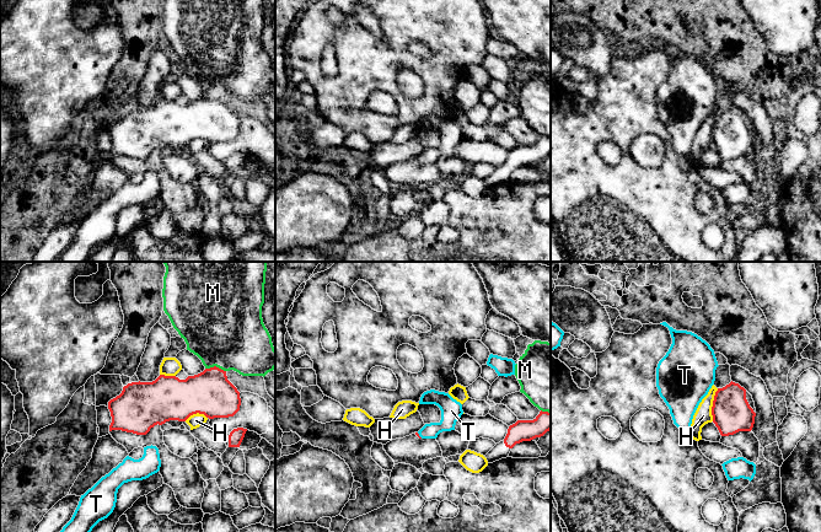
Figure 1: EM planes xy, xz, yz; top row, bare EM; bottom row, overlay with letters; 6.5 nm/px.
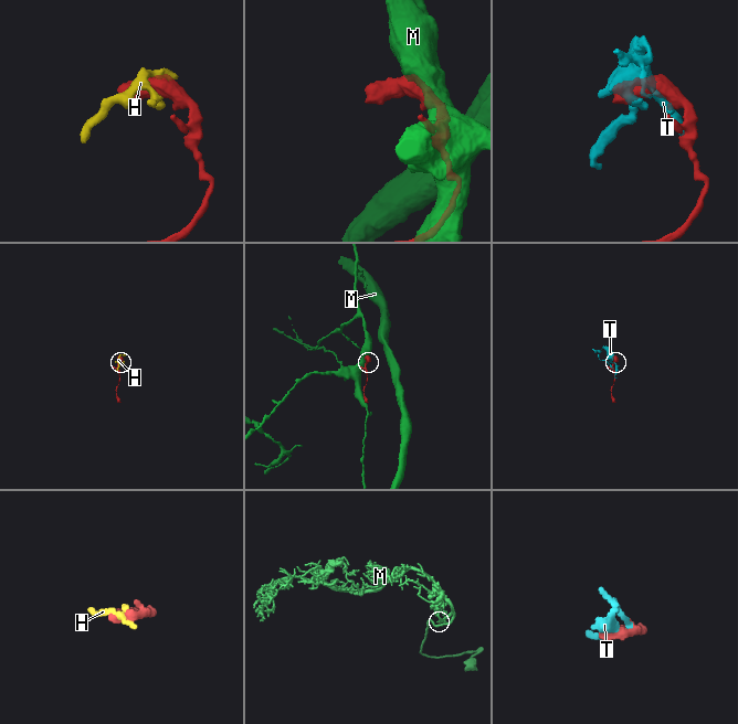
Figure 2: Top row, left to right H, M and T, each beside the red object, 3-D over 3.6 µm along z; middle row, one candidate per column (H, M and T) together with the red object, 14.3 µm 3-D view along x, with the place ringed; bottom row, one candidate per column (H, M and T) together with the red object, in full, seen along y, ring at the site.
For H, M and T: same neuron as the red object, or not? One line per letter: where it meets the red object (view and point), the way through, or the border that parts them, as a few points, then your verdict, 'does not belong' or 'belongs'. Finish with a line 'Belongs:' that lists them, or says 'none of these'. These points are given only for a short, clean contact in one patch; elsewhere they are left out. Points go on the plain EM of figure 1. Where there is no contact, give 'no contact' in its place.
H: yz (713, 129) | does not belong
M: xy (215, 91) | does not belong
T: xz (418, 160) | does not belong
Belongs: none of these

